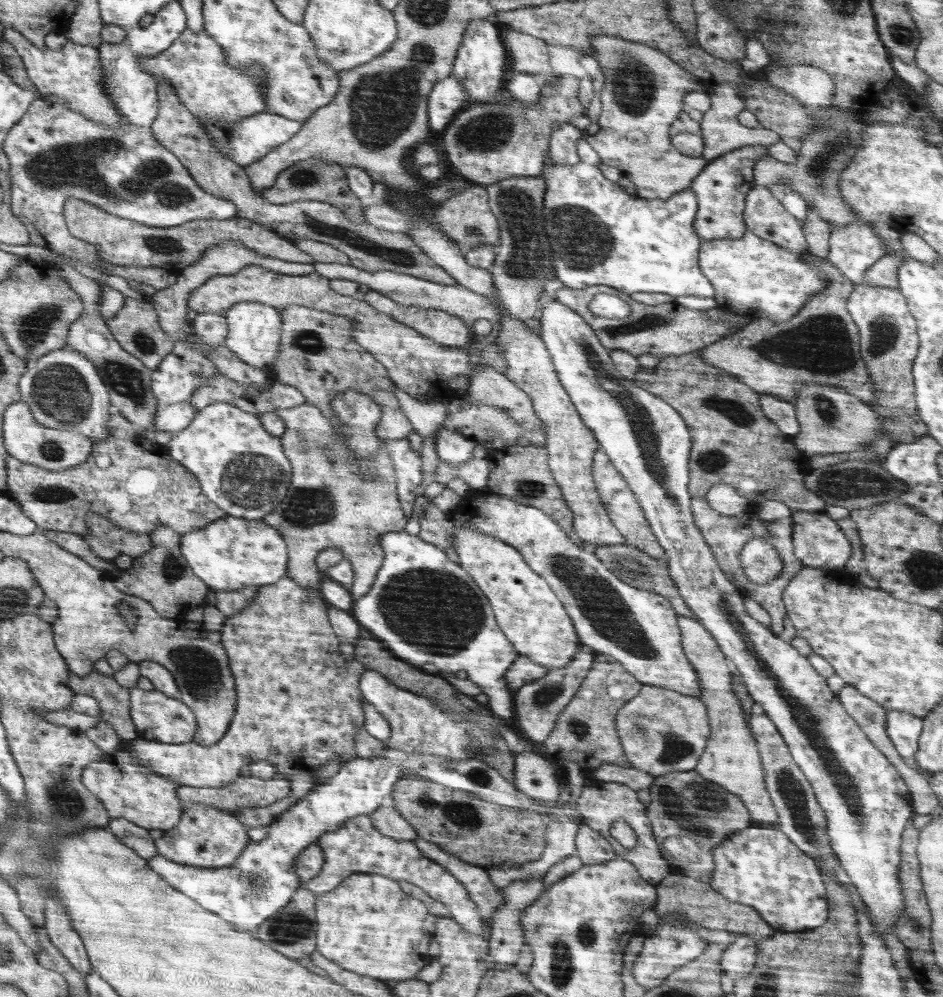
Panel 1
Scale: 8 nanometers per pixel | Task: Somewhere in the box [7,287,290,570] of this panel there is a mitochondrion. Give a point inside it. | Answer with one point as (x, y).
(61, 391)

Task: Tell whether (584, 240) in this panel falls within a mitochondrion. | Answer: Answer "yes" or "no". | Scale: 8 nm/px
yes

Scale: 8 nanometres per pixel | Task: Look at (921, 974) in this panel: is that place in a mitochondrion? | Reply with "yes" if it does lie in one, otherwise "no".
no

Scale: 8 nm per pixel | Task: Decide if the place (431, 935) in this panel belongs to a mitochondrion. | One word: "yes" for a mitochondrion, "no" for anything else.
no

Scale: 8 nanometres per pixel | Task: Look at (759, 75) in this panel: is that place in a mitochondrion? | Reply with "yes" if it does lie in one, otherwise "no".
no

